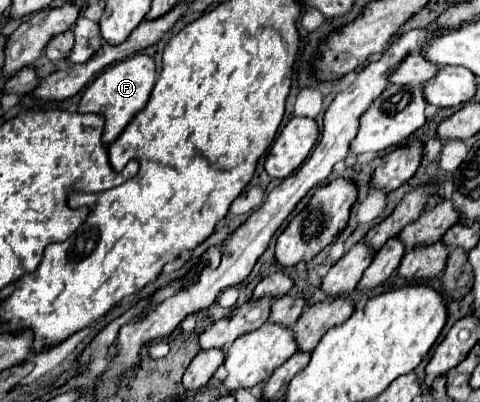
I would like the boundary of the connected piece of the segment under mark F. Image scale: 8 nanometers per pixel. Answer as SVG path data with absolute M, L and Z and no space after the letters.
M132 56L128 60L118 62L116 66L106 68L82 94L80 104L78 104L78 112L94 112L106 118L104 124L104 134L102 140L104 144L110 144L112 140L116 140L120 136L120 132L126 128L126 124L144 108L144 104L150 98L150 92L154 88L154 80L156 80L156 68L154 68L154 60L150 56Z

